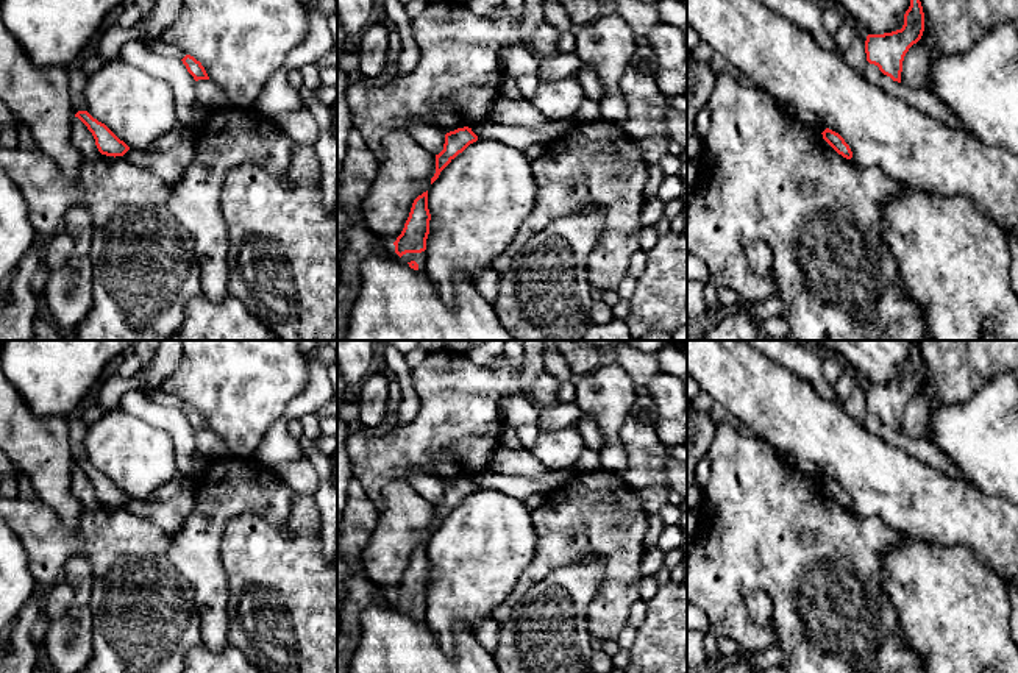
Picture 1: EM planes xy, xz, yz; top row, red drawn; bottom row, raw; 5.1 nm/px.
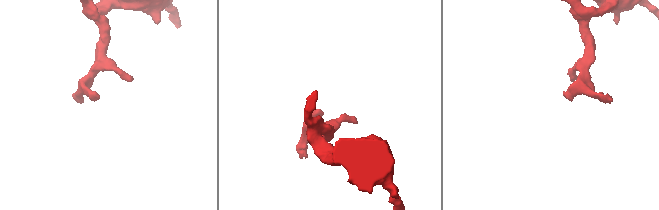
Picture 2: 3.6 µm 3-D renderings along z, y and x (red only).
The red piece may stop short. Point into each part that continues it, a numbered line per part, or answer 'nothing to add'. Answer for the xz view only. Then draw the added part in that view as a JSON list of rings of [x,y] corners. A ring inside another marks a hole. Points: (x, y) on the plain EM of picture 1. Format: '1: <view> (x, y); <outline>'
1: xz (420, 608); [[[426,600],[422,603],[406,603],[401,606],[401,611],[404,611],[404,612],[415,611],[418,614],[417,621],[420,621],[420,623],[426,621]]]

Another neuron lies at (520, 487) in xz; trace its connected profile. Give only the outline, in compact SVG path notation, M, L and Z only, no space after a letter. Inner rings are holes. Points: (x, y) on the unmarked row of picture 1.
M576 465L564 470L548 470L539 478L495 475L489 468L472 476L478 487L497 489L512 498L526 500L531 495L546 497L564 487L578 473Z

